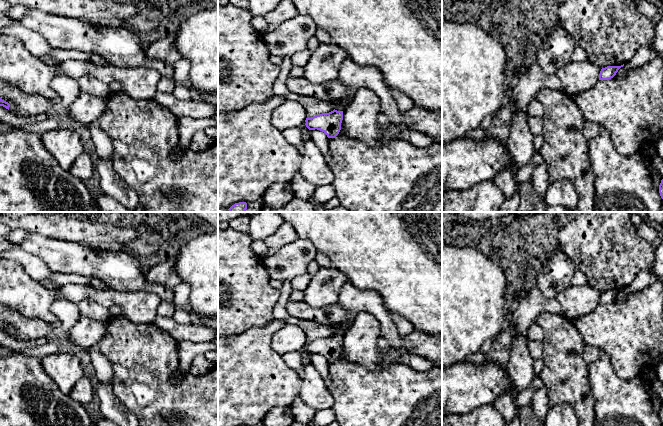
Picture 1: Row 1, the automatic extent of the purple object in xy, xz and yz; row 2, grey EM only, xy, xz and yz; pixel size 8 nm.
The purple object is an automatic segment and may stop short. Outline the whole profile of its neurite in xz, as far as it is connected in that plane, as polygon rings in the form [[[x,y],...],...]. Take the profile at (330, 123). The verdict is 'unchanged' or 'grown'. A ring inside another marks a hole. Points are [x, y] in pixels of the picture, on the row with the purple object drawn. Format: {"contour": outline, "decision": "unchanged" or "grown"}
{"contour": [[[333,110],[329,113],[322,113],[311,118],[306,118],[306,127],[309,130],[320,130],[328,138],[335,138],[340,130],[343,120],[343,111]]], "decision": "unchanged"}

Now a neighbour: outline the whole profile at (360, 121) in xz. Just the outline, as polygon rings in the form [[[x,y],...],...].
[[[363,88],[356,92],[343,110],[340,131],[375,149],[380,149],[394,139],[406,137],[406,132],[394,123],[382,127],[379,122],[380,112],[379,97],[373,91]]]

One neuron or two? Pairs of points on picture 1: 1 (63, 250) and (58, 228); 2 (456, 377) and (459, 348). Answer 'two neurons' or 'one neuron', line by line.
1: two neurons
2: two neurons

